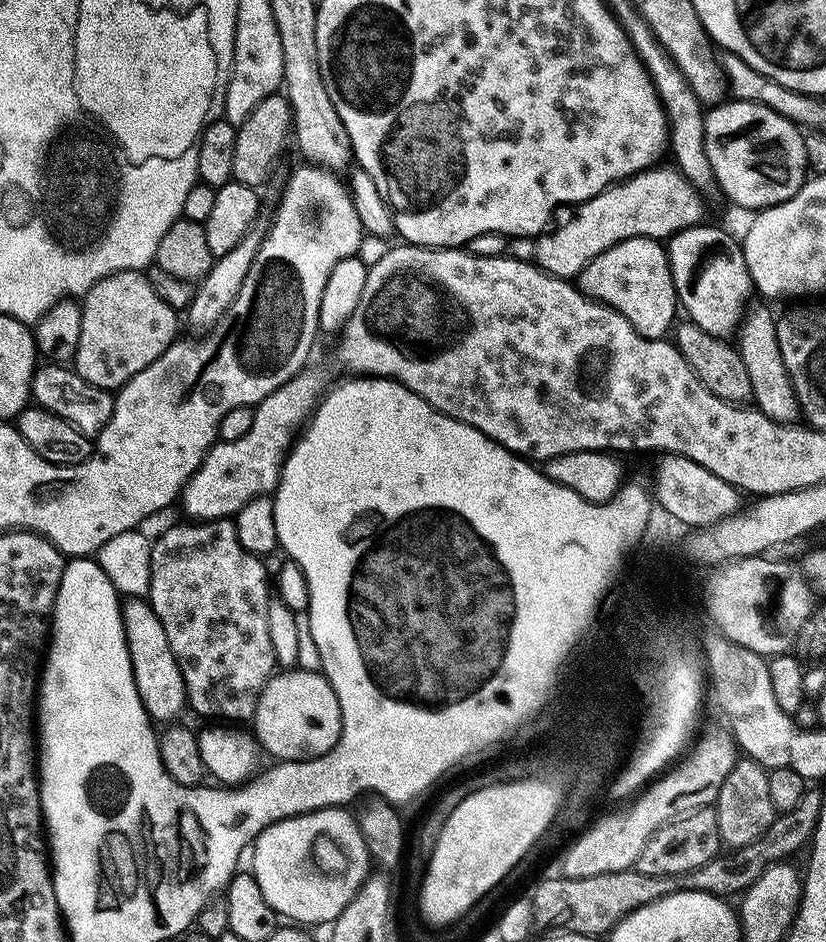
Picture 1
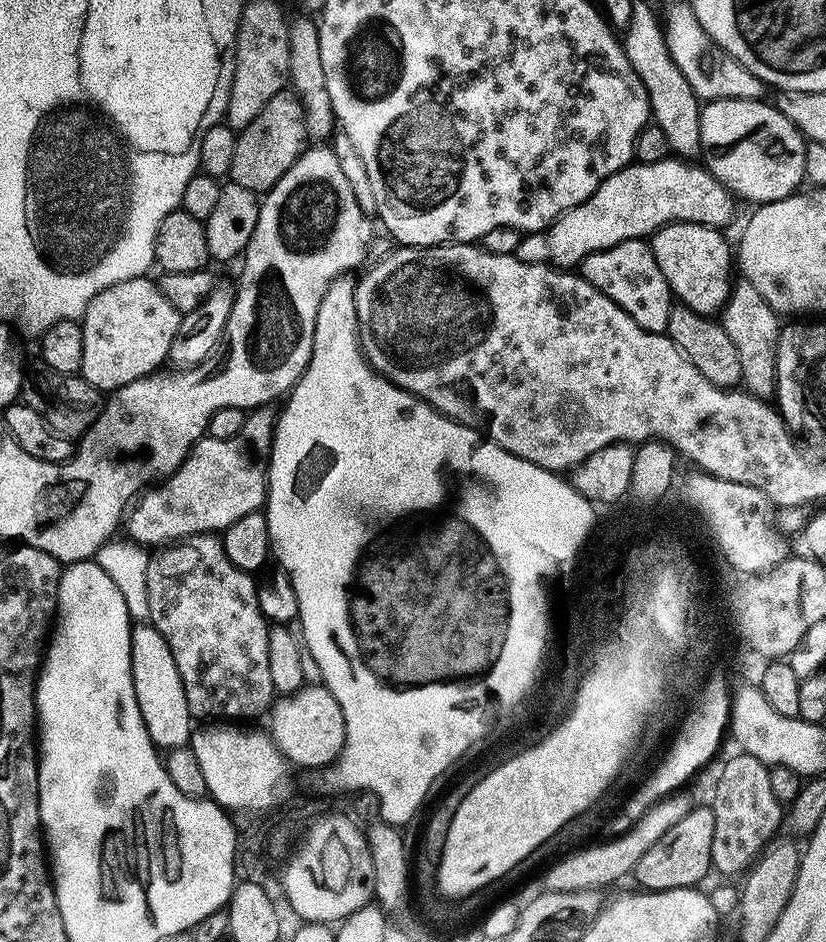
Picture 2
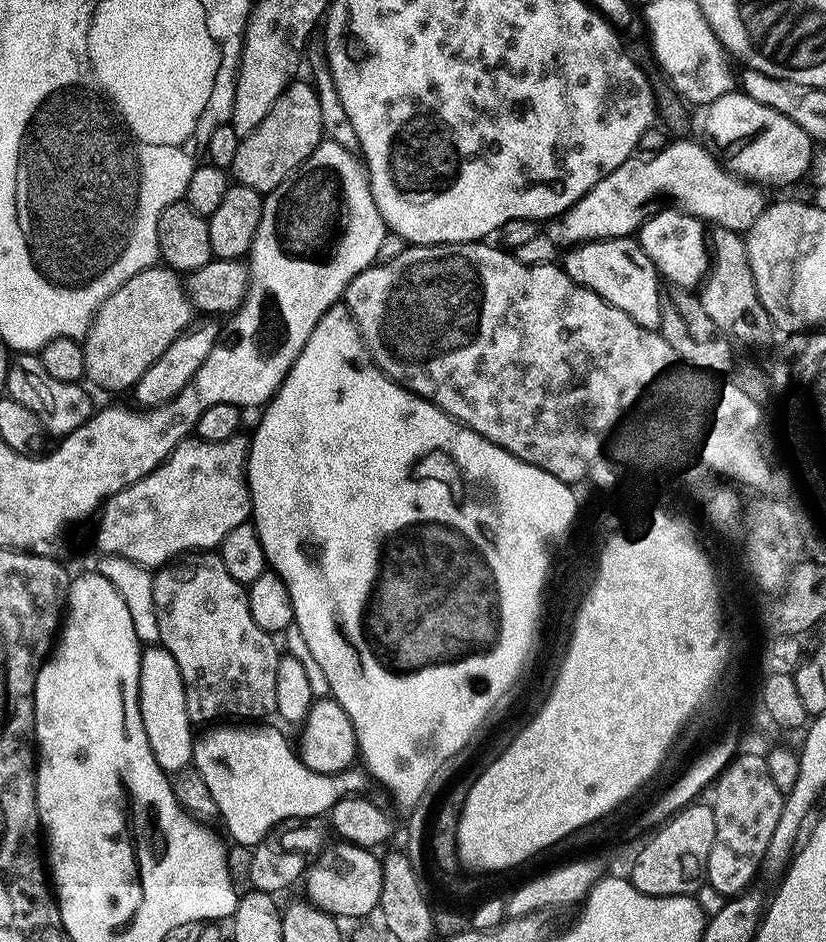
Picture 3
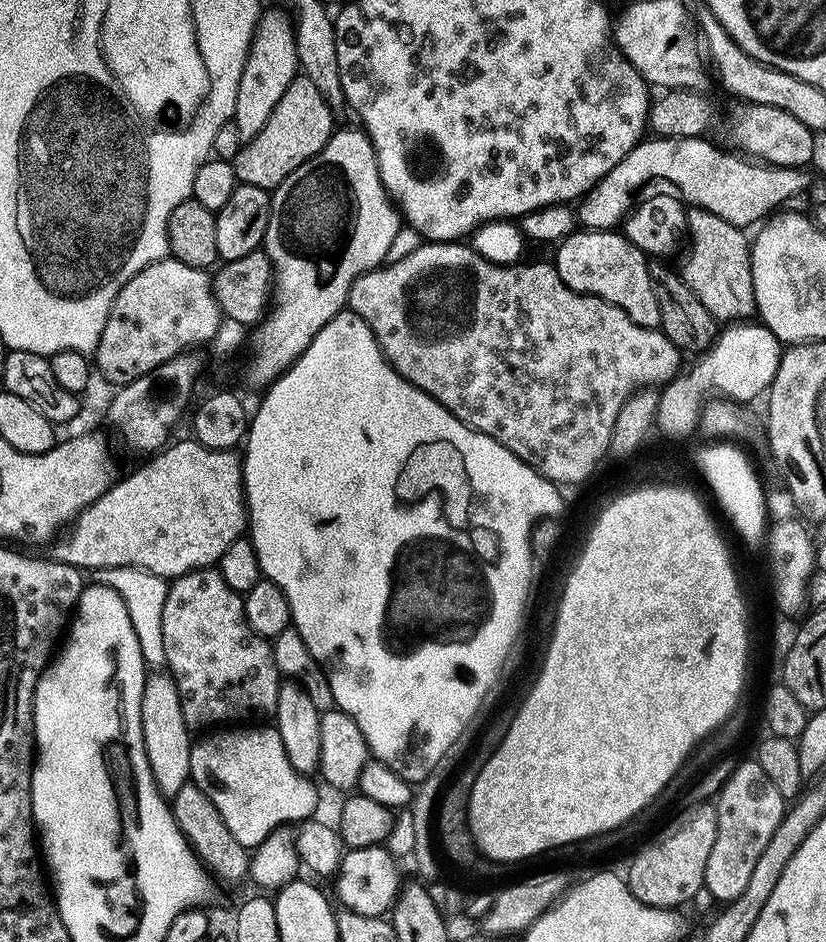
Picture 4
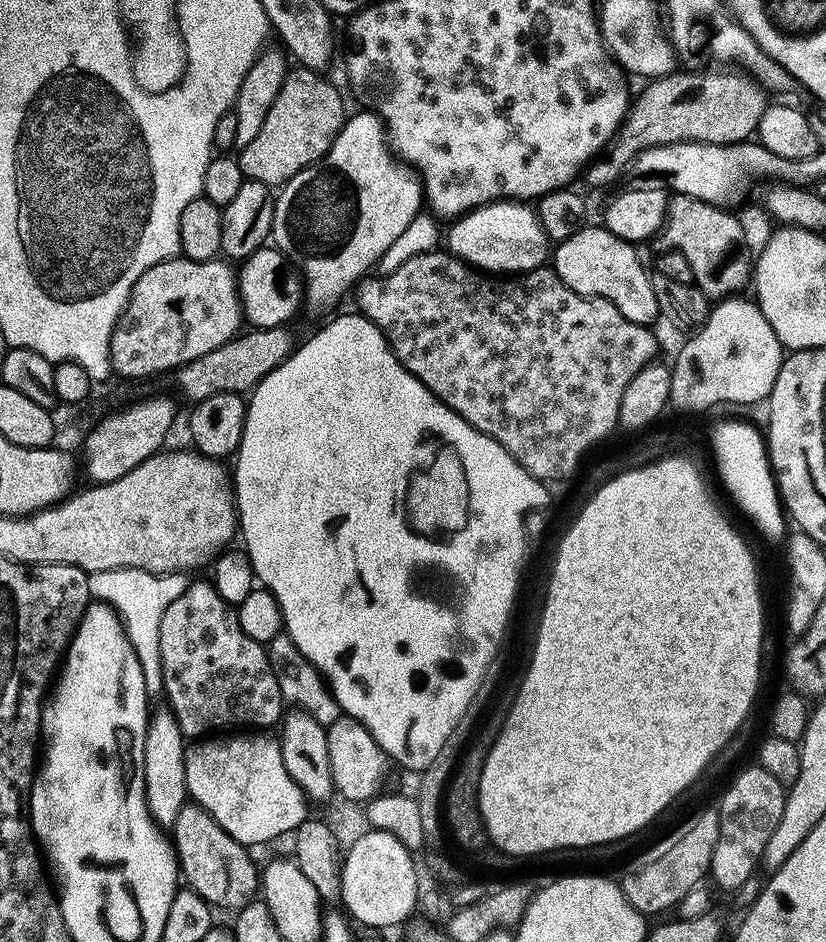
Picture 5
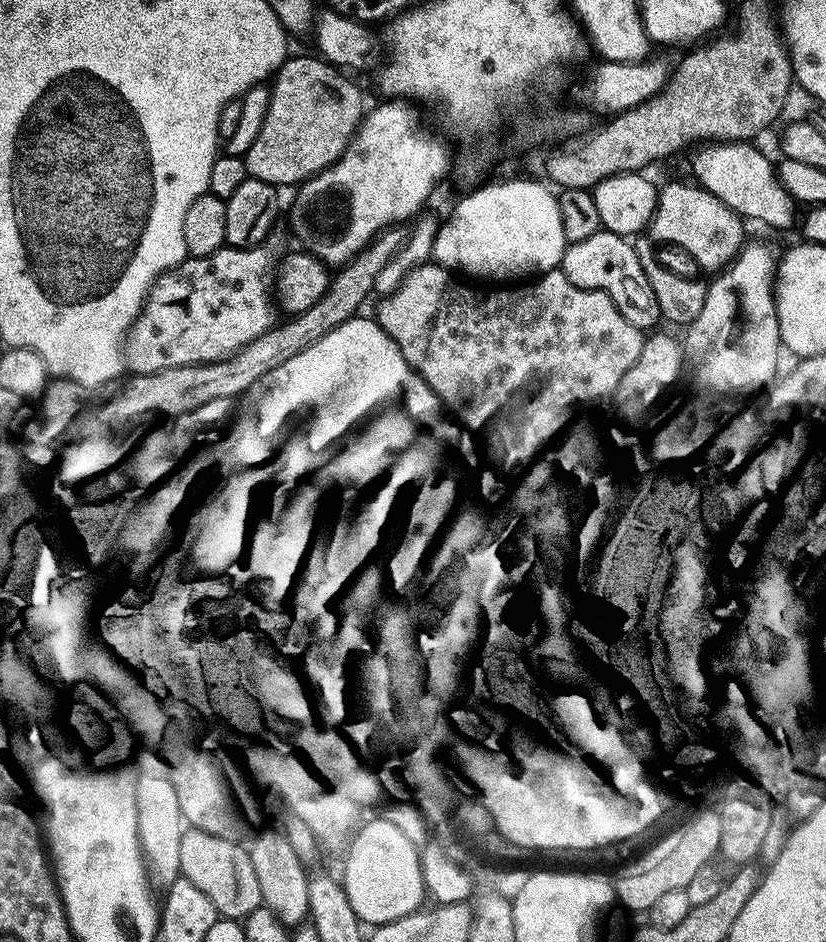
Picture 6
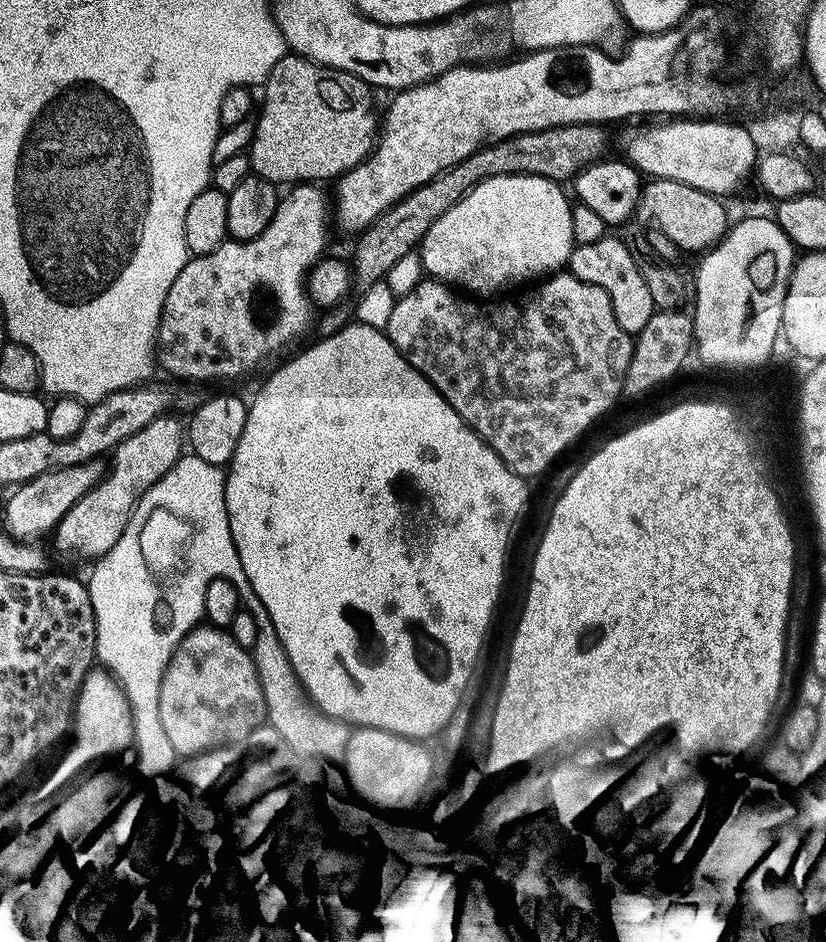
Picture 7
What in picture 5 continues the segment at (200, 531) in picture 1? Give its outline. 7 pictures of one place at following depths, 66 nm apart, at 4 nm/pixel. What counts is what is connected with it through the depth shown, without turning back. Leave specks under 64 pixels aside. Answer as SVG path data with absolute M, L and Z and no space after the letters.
M207 579L206 581L196 580L193 584L191 581L185 587L183 594L178 598L174 598L174 602L170 602L170 606L166 606L166 614L162 614L160 653L162 654L162 674L164 675L163 695L165 697L168 696L168 702L166 702L167 707L171 709L185 737L204 738L209 734L223 733L225 731L223 728L230 728L226 730L272 730L272 727L275 729L281 723L281 719L286 712L286 701L281 695L278 678L275 677L274 670L271 669L270 662L268 661L267 647L258 642L254 642L254 638L250 638L246 634L246 630L242 630L237 609L224 601L219 596L219 592L214 584Z

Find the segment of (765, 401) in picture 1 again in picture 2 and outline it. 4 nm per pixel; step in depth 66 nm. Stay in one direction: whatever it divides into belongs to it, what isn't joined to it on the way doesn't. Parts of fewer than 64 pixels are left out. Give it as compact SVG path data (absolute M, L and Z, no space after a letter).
M740 278L733 283L732 292L718 319L730 337L730 342L734 342L734 350L738 350L743 391L750 396L771 397L776 390L776 347L782 327L781 317L768 305L766 298L758 294L754 282Z

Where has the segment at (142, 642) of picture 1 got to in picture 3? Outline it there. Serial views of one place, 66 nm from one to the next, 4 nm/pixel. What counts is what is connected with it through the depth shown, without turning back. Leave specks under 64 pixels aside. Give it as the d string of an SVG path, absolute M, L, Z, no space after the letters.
M149 645L141 651L137 700L147 742L160 768L168 774L175 774L189 767L193 761L195 739L185 702L184 683L173 656L162 646Z

